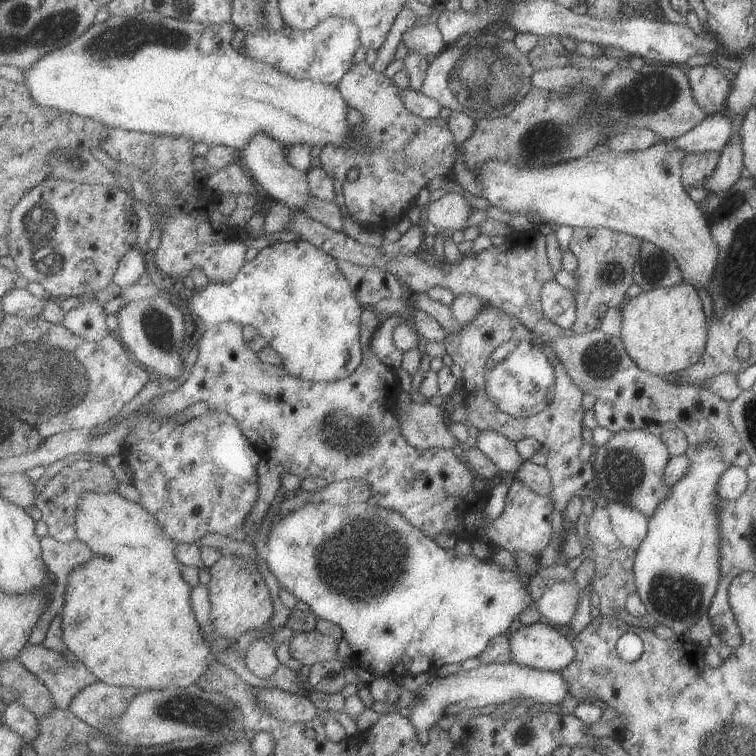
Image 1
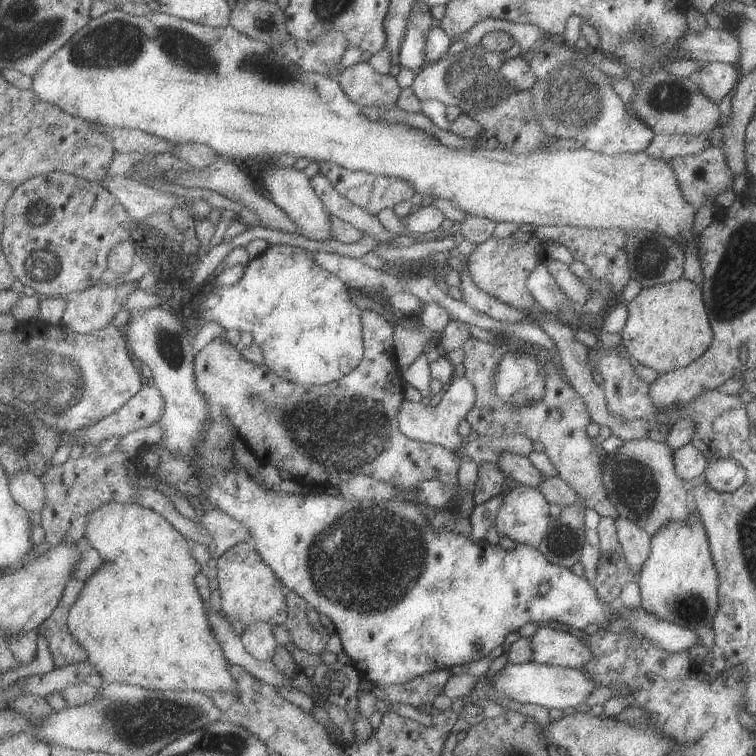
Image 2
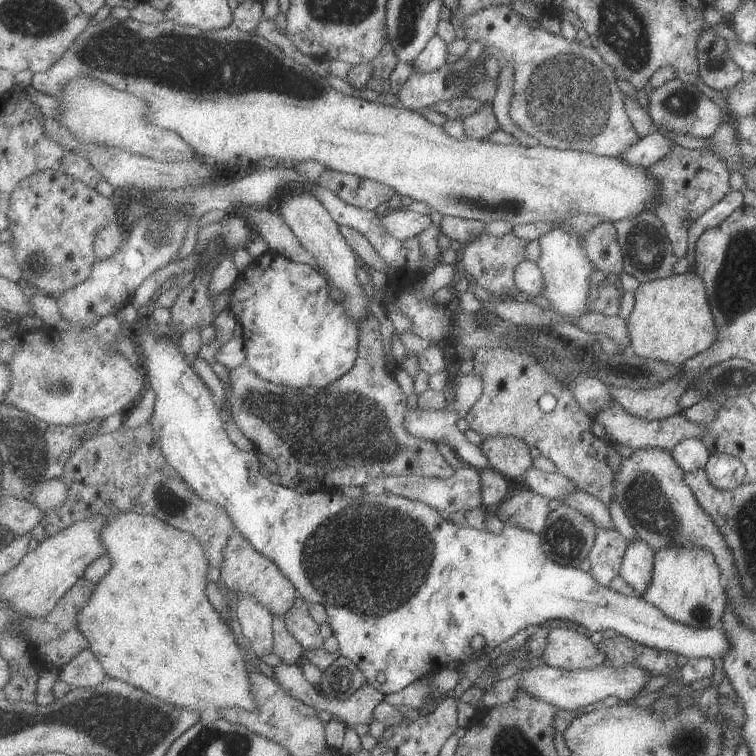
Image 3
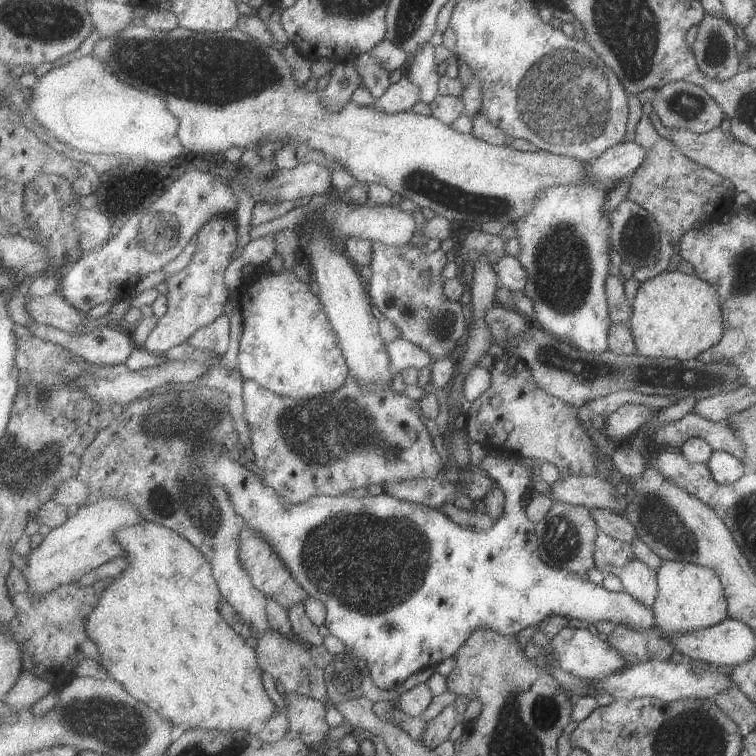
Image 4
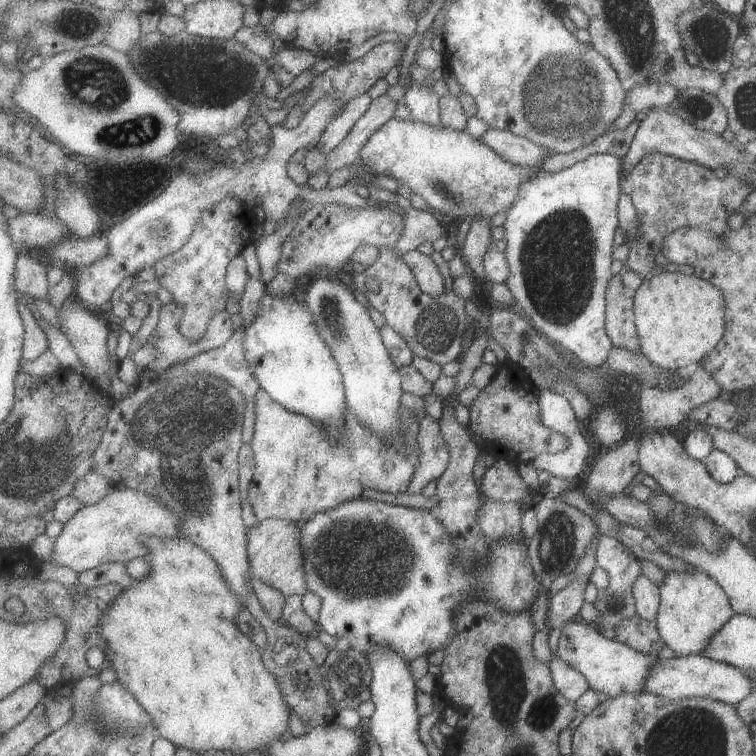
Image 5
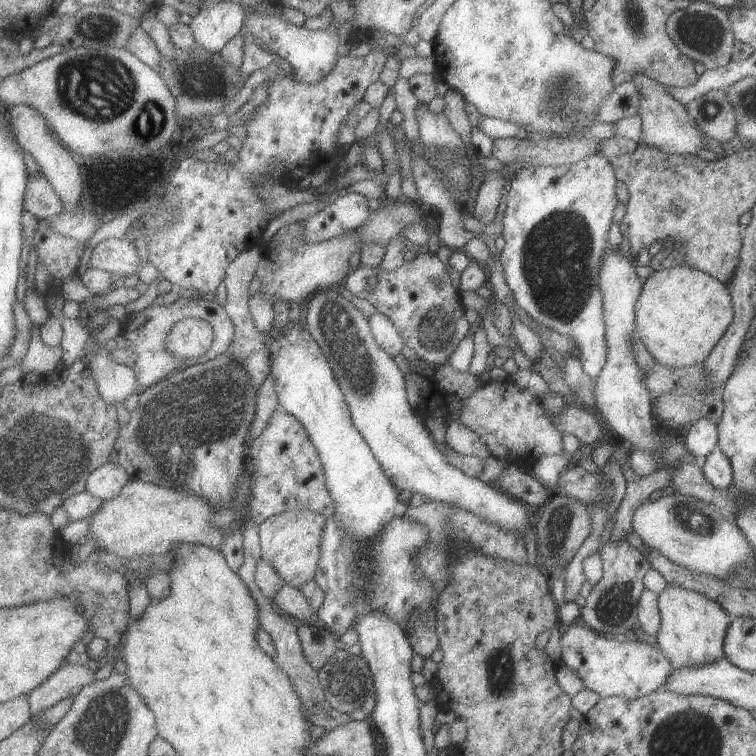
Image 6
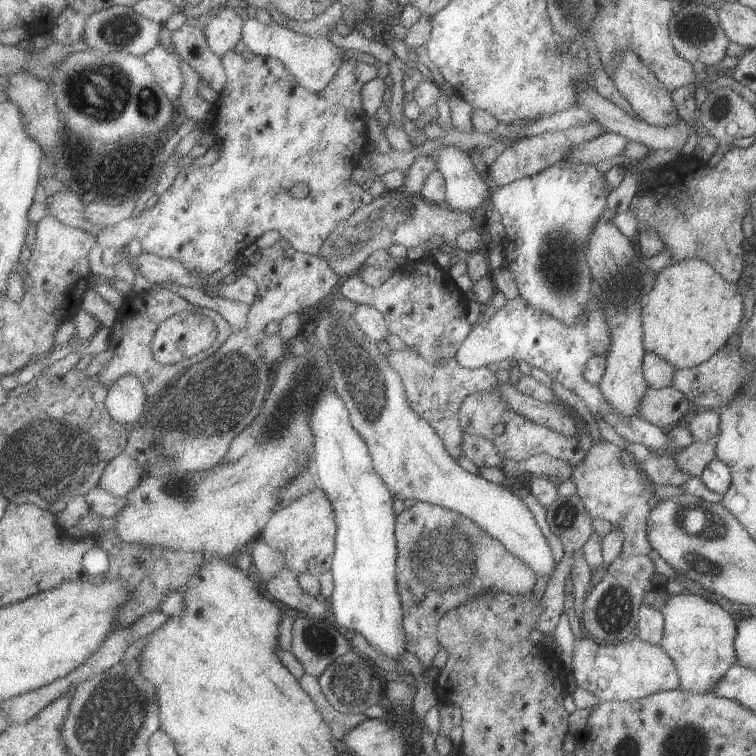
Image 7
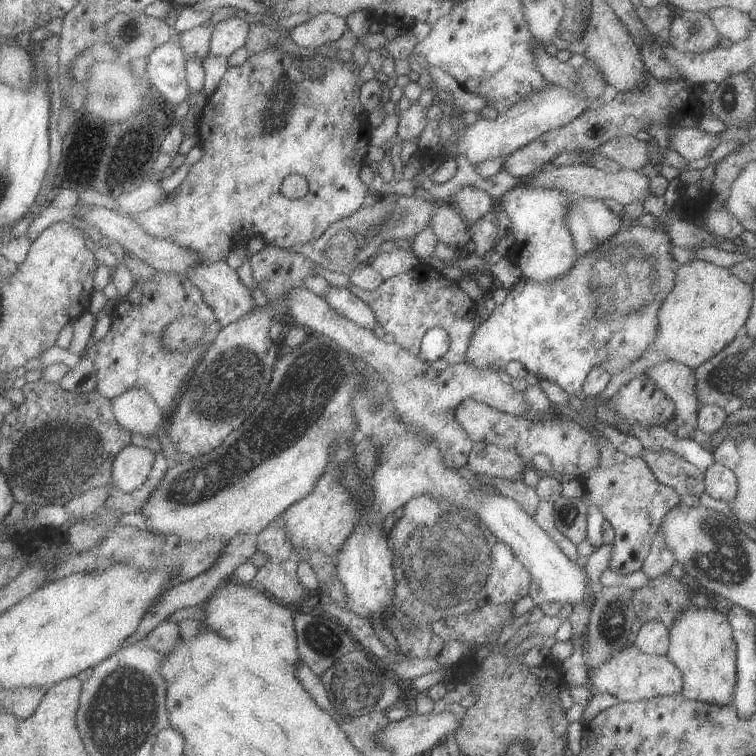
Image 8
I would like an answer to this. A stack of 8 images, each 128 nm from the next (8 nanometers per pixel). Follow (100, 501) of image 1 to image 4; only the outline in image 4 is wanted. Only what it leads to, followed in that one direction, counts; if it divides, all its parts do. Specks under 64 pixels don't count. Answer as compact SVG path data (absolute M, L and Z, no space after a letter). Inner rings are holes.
M152 521L117 530L116 538L125 548L129 568L101 594L86 627L99 648L103 667L137 700L179 725L178 734L191 728L215 732L259 729L278 712L277 706L265 690L256 648L251 648L220 612L219 602L225 598L209 560L191 540Z

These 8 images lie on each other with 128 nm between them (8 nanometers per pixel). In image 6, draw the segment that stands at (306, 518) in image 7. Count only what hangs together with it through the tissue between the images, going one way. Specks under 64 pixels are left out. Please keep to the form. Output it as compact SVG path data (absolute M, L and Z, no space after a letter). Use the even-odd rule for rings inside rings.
M309 508L267 518L260 524L262 559L271 562L273 568L289 586L298 589L304 587L317 574L321 562L321 540L327 524L327 516L313 512Z

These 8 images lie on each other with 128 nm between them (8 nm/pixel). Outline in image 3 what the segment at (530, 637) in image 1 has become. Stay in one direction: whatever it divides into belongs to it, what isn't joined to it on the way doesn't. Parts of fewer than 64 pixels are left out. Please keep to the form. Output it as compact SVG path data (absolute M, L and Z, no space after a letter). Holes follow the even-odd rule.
M567 628L547 632L542 653L545 665L567 671L585 671L604 664L605 654L587 636Z

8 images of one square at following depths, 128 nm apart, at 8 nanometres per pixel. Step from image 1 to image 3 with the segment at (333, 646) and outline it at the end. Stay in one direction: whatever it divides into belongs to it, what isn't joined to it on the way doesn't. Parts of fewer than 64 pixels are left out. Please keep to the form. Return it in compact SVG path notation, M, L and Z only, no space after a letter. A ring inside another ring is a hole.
M303 597L296 606L284 615L289 631L299 640L305 651L321 649L325 638L321 634L321 626L309 614L309 603Z

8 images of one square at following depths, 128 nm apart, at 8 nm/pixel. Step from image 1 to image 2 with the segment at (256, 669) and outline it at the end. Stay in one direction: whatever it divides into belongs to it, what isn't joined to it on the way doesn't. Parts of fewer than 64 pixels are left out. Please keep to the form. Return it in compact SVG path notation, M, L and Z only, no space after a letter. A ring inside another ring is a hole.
M254 621L249 626L244 626L245 632L241 641L245 649L259 661L273 661L278 648L274 627L266 621Z

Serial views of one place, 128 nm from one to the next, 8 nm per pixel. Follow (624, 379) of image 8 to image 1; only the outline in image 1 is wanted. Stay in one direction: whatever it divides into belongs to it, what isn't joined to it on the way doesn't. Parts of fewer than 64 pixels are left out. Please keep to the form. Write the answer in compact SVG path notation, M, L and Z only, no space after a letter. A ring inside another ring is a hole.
M682 282L673 287L641 291L635 298L627 298L619 308L619 312L622 319L619 338L626 349L627 355L641 371L659 377L671 373L676 374L703 358L708 324L703 315L698 294L691 285Z

